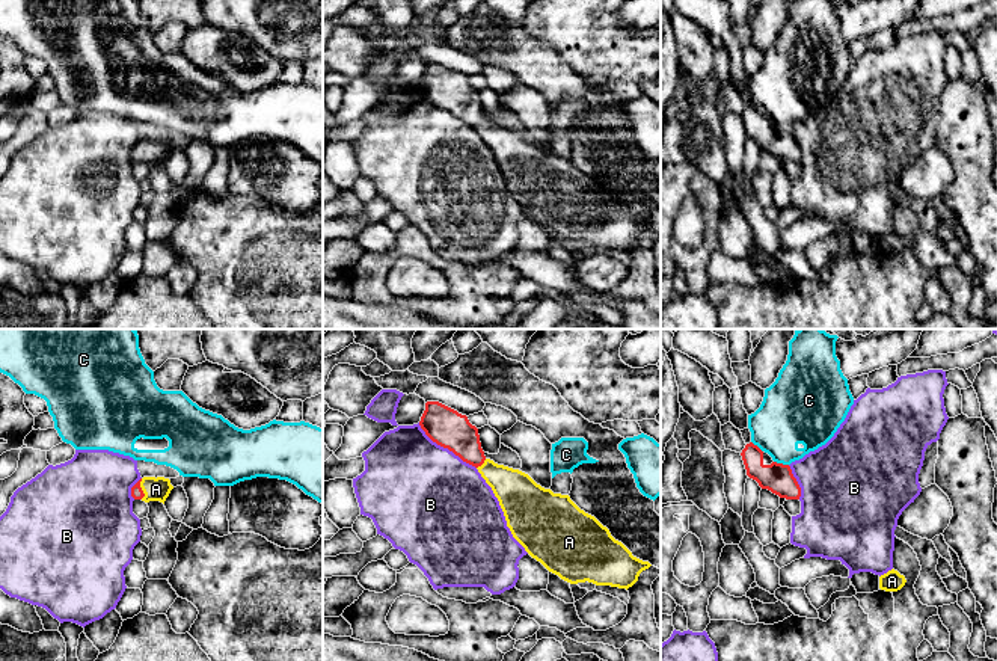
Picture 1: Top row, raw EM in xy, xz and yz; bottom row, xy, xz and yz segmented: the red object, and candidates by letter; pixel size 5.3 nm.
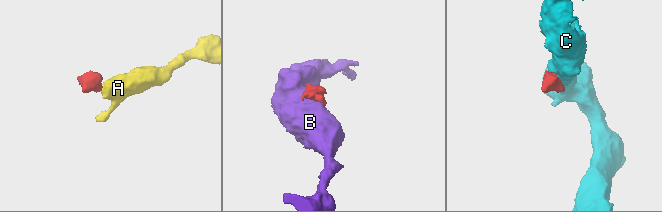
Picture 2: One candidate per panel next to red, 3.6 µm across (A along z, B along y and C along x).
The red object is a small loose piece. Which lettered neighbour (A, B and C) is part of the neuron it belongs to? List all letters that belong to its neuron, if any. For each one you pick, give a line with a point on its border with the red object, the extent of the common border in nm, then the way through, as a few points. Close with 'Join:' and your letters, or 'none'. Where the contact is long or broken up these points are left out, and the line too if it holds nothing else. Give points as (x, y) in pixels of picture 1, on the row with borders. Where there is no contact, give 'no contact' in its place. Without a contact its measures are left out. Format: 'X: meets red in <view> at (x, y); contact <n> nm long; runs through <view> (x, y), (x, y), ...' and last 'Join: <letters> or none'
A: meets red in xy at (141, 489); contact 110 nm long; runs through xy (136, 491), (141, 489), (156, 489)
Join: A

